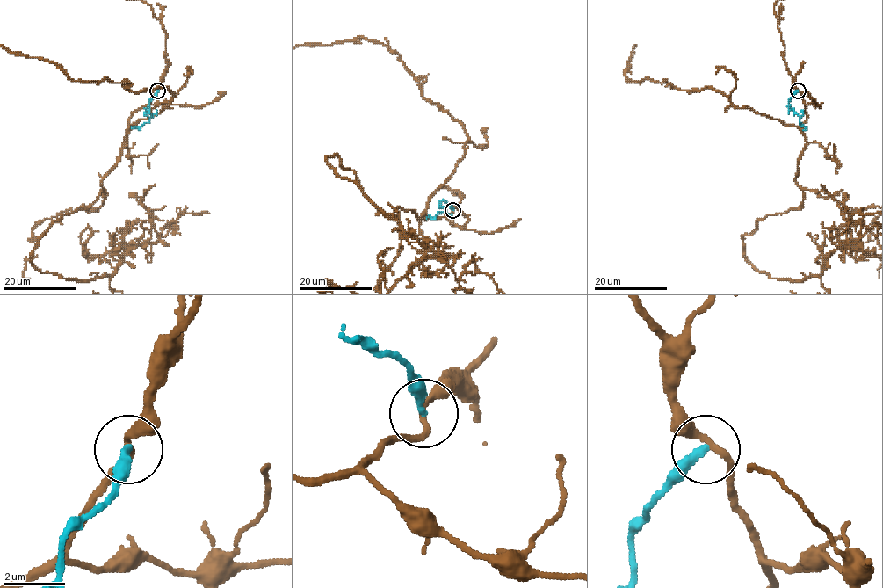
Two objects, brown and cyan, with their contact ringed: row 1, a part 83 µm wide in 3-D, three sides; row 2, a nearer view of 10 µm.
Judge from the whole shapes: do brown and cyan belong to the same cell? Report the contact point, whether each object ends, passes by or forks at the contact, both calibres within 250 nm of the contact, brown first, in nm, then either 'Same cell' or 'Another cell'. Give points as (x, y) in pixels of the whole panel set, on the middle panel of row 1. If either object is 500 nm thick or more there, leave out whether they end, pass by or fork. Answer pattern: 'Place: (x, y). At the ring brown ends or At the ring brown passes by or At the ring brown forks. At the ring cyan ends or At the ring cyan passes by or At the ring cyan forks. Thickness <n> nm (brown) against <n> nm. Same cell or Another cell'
Place: (452, 210). At the ring brown passes by. At the ring cyan ends. Thickness 190 nm (brown) against 280 nm. Another cell

